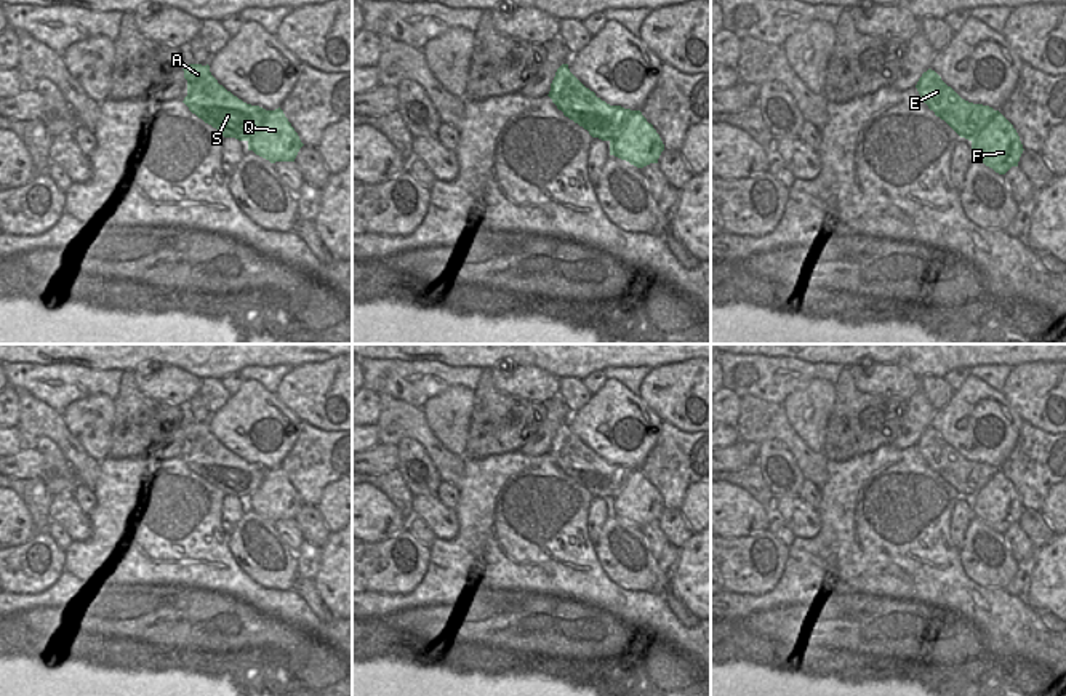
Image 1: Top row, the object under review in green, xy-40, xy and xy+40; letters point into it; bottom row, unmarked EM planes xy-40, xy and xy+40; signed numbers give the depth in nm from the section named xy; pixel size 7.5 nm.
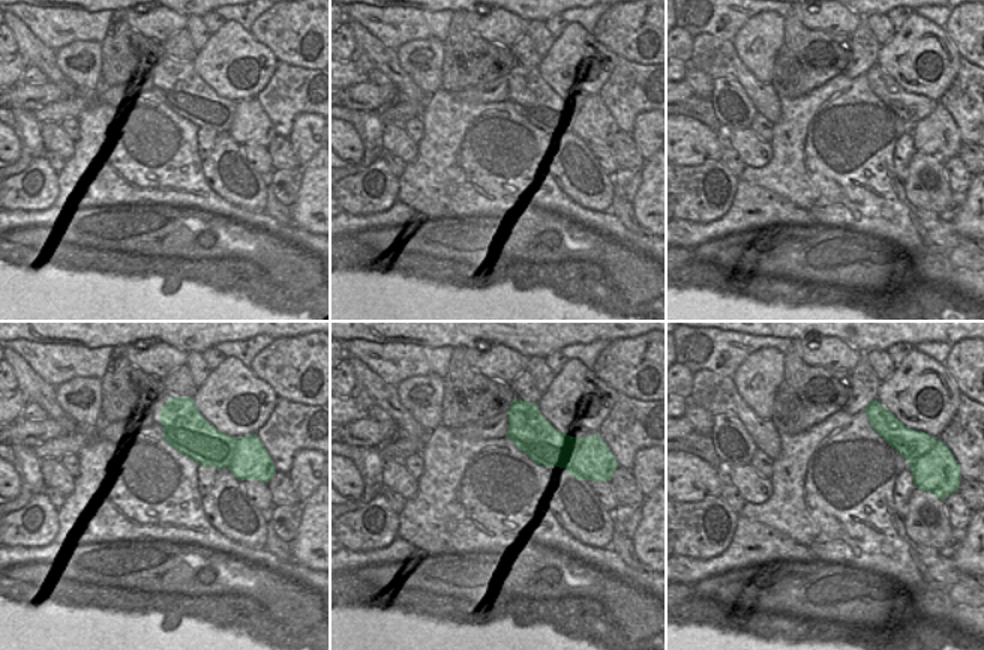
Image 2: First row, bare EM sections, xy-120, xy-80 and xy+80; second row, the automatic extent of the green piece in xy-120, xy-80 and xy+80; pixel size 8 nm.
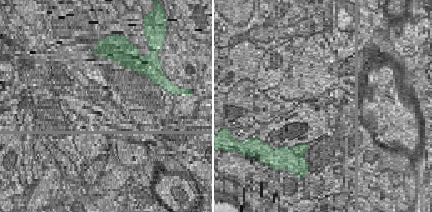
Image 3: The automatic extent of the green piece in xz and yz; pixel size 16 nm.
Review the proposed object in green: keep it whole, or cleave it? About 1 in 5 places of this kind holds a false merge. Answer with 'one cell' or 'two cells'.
two cells

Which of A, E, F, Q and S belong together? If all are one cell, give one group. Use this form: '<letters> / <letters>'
A E S / F Q

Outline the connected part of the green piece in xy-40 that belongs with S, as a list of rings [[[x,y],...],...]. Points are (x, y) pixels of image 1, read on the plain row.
[[[189,422],[182,429],[187,438],[187,454],[182,461],[224,496],[246,499],[262,483],[267,469],[227,450],[211,434],[208,422]]]

